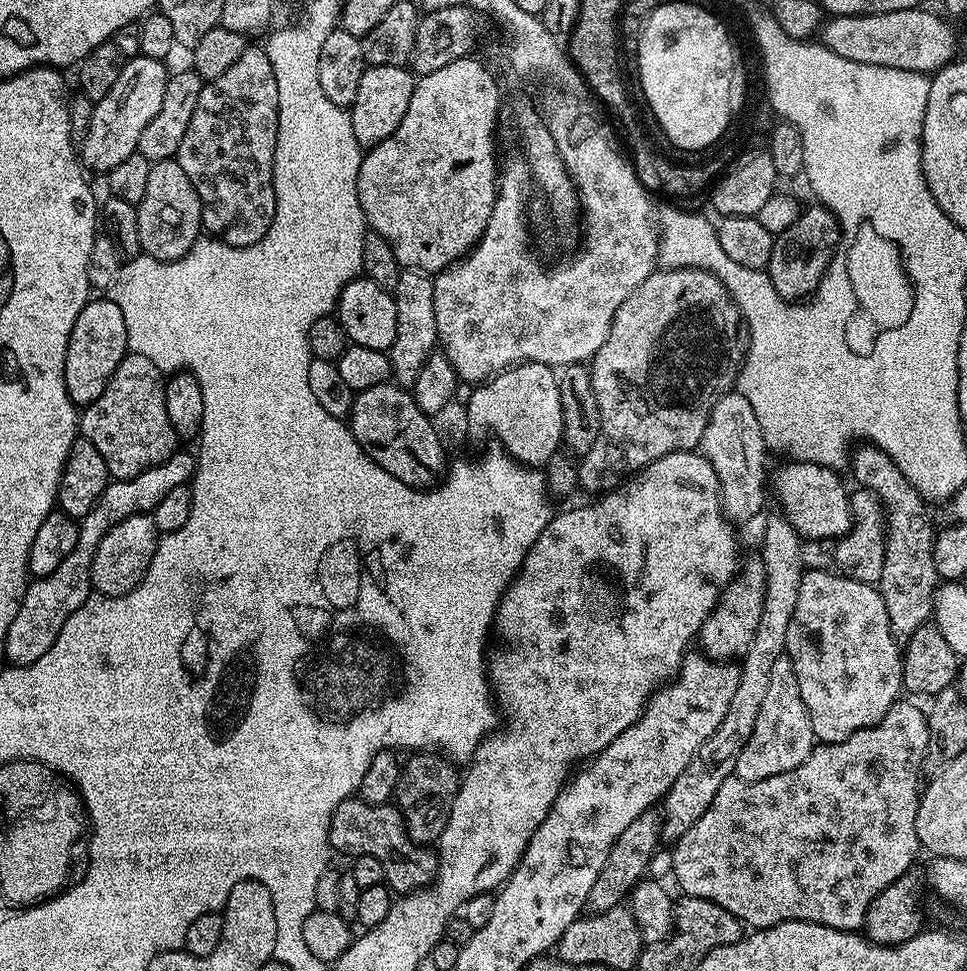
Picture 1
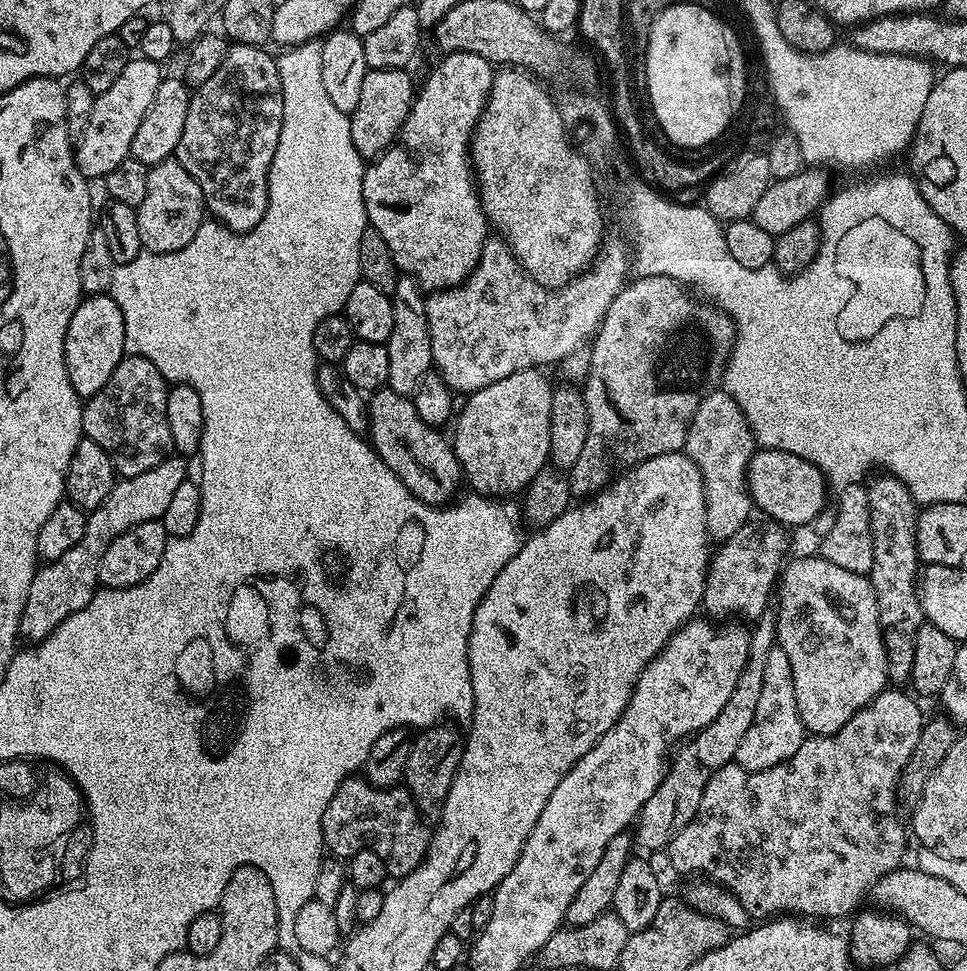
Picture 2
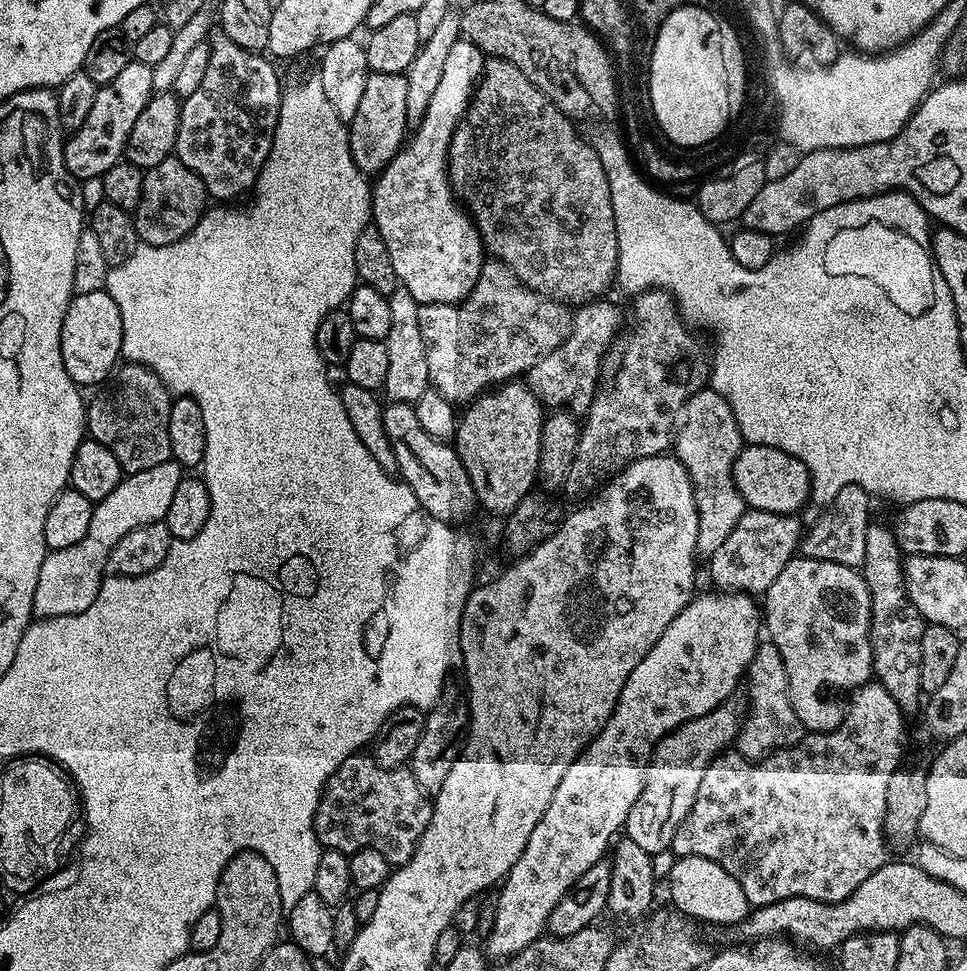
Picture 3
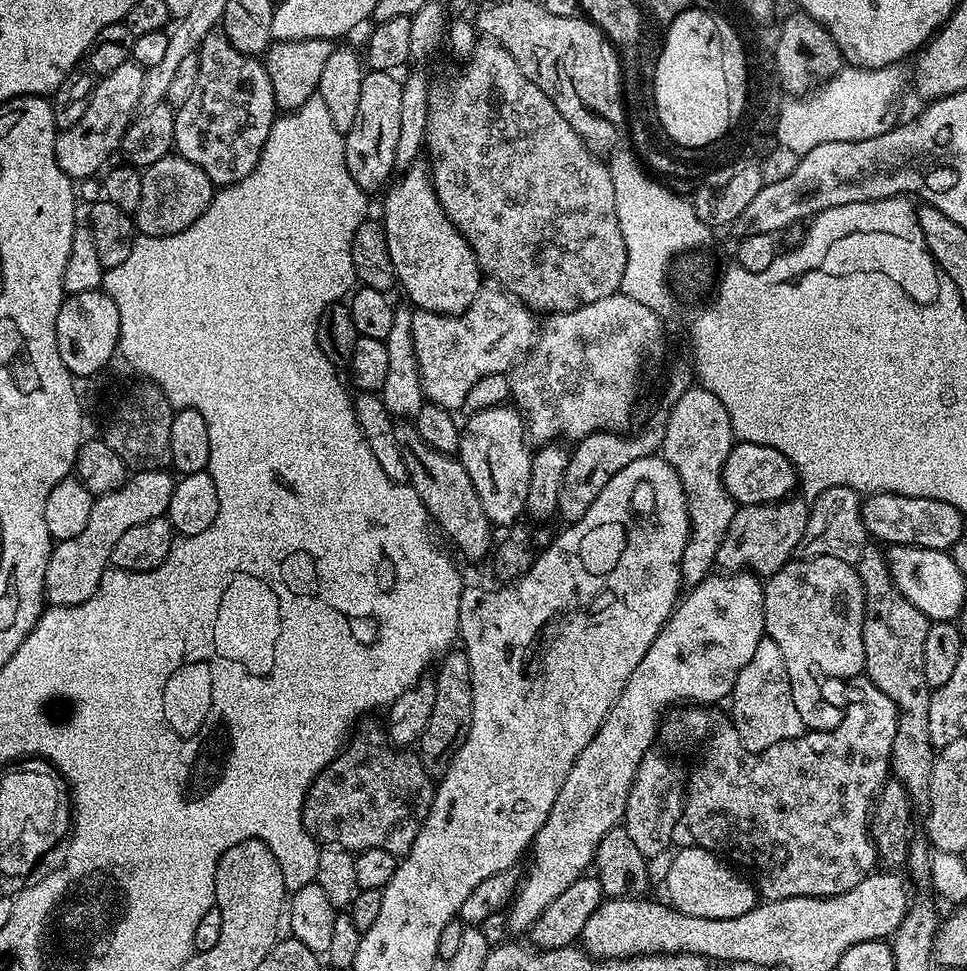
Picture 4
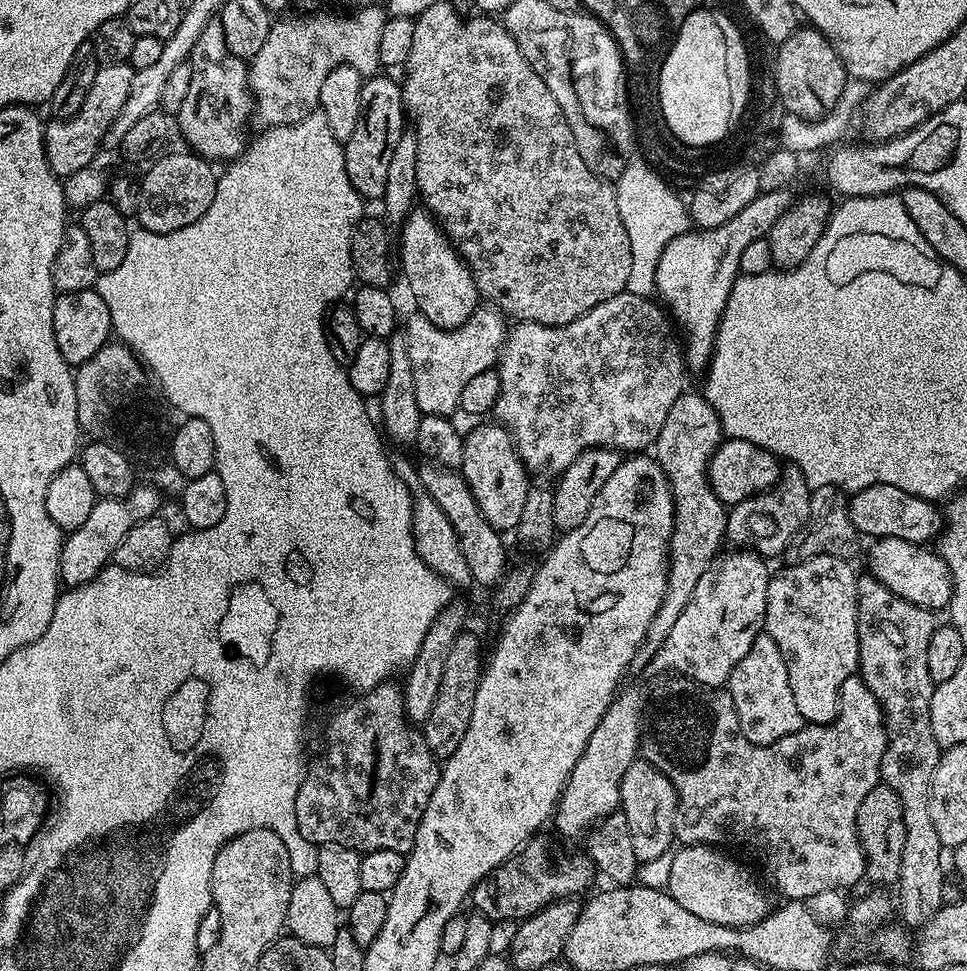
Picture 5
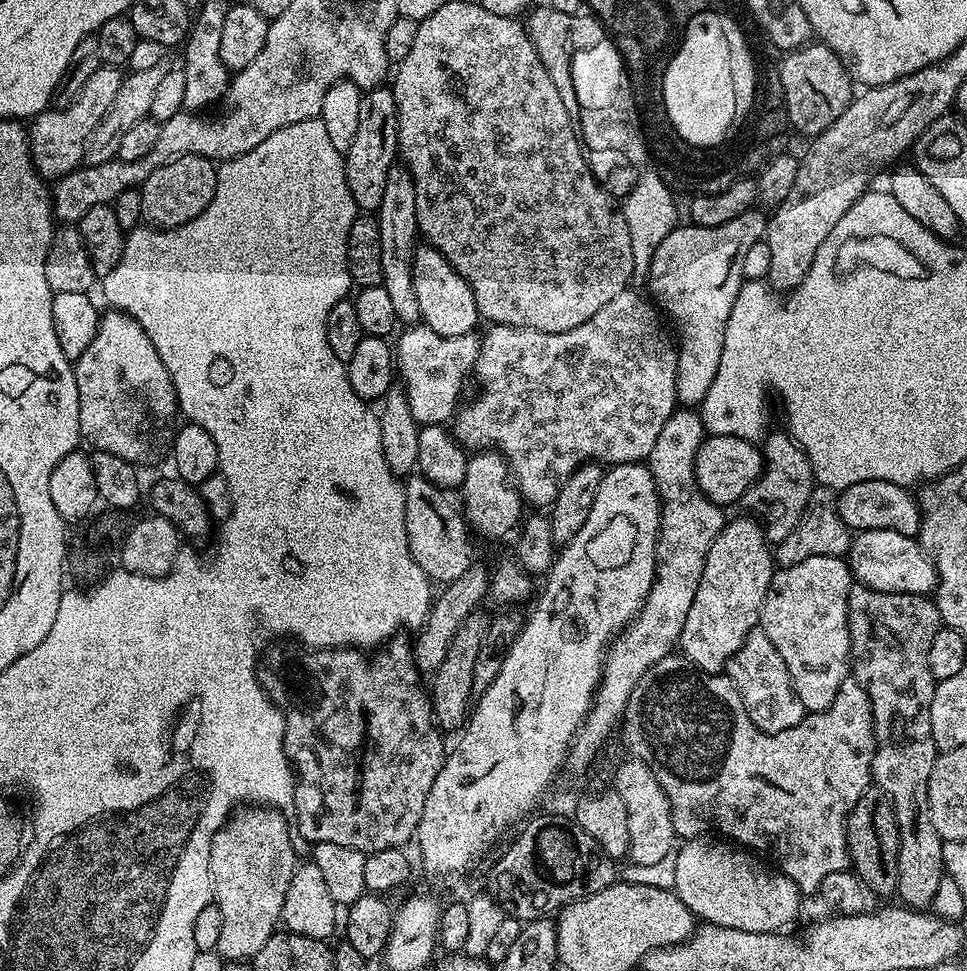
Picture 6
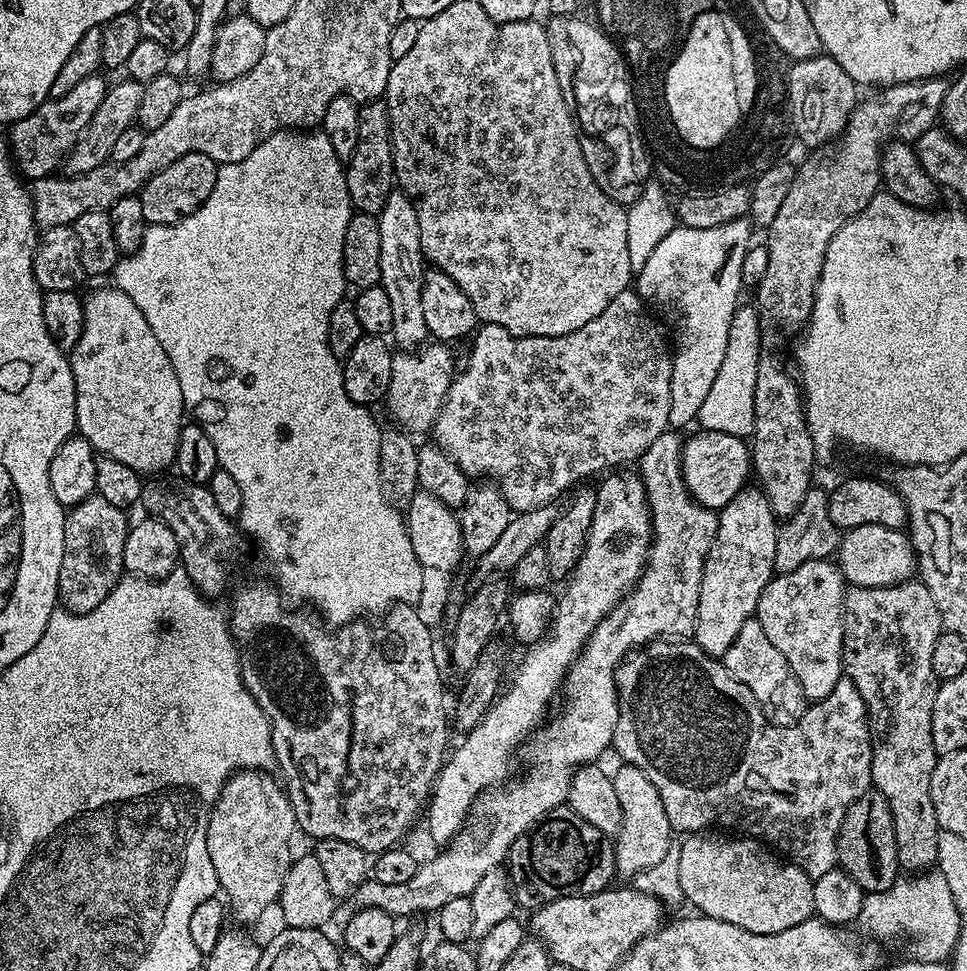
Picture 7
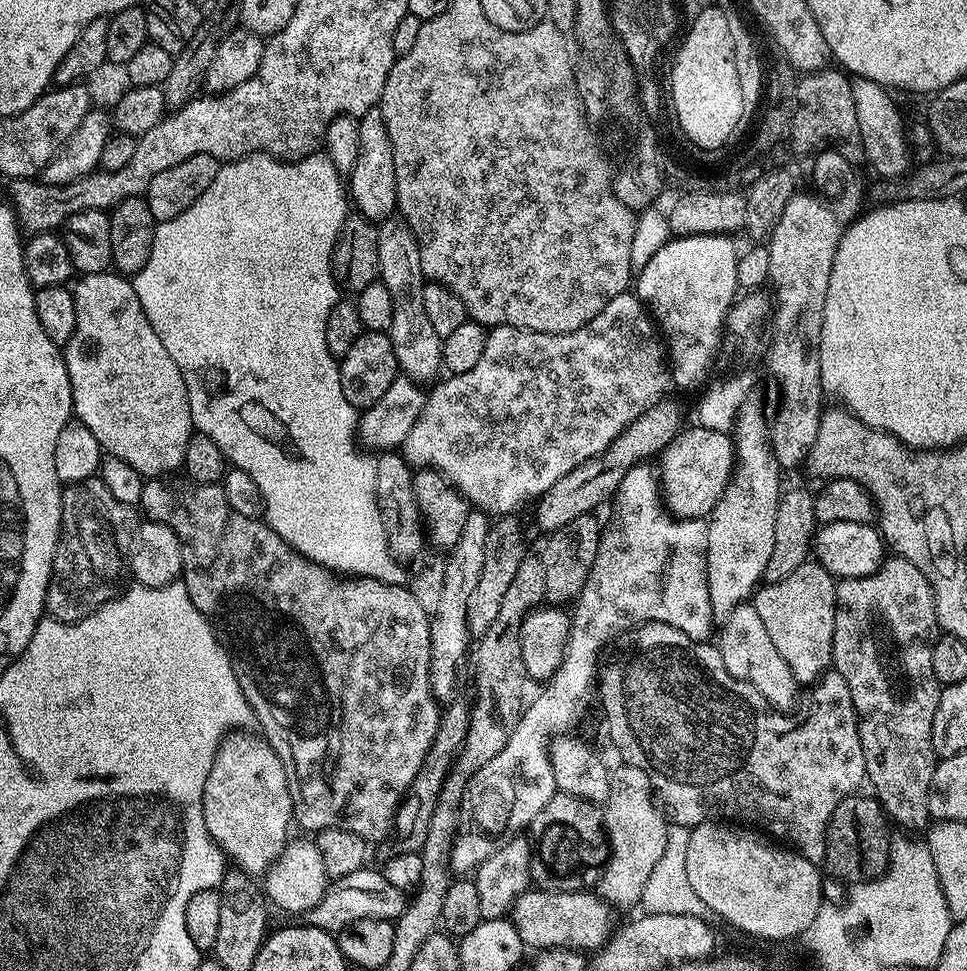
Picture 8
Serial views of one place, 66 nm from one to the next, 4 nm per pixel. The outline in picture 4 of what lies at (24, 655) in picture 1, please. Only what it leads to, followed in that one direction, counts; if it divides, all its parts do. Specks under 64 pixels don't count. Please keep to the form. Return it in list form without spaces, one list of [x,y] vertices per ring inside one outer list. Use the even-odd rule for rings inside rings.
[[[163,468],[145,472],[136,470],[116,492],[95,497],[86,530],[82,530],[82,534],[75,538],[59,541],[53,547],[50,562],[46,566],[45,601],[54,608],[69,608],[78,606],[86,602],[86,598],[93,596],[102,582],[102,574],[110,566],[112,551],[118,538],[122,538],[122,534],[126,534],[130,526],[138,526],[142,522],[150,522],[165,515],[175,485],[176,480],[171,471]]]

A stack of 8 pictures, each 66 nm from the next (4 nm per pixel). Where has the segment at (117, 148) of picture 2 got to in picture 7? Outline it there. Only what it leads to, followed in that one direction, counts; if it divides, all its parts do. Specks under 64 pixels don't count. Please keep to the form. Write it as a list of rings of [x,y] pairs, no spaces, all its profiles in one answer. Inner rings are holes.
[[[97,74],[86,78],[78,82],[74,90],[45,100],[29,116],[16,121],[7,129],[8,146],[21,177],[29,181],[40,180],[53,175],[63,165],[68,151],[78,142],[82,130],[86,130],[90,118],[94,118],[94,110],[102,106],[102,98],[110,87],[109,81],[104,81],[102,77]]]

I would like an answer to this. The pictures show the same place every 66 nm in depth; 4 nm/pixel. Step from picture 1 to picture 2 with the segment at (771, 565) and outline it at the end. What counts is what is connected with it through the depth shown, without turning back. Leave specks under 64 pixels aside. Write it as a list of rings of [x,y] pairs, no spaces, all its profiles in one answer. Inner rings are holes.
[[[765,614],[755,621],[751,629],[748,638],[749,658],[742,674],[738,674],[738,683],[734,685],[734,694],[730,694],[730,702],[722,706],[722,714],[718,714],[718,718],[714,718],[710,726],[679,745],[678,751],[671,757],[658,790],[650,794],[650,802],[642,806],[639,816],[636,817],[634,840],[639,847],[641,844],[644,850],[667,849],[668,843],[694,818],[702,802],[702,790],[706,782],[710,782],[710,778],[719,768],[735,761],[738,746],[742,743],[746,730],[750,730],[754,714],[758,710],[758,694],[762,694],[762,666],[766,662],[766,654],[770,654],[770,650],[775,647],[776,618],[775,615]]]

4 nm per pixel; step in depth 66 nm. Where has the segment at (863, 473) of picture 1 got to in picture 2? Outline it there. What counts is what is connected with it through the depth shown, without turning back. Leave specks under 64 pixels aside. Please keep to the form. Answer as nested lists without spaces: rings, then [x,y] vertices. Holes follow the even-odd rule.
[[[873,475],[866,487],[870,502],[870,530],[874,542],[874,566],[870,579],[874,598],[878,602],[878,618],[888,659],[888,678],[892,682],[908,682],[912,679],[914,638],[926,622],[918,591],[918,577],[922,571],[922,561],[916,549],[918,505],[908,487],[893,476]]]

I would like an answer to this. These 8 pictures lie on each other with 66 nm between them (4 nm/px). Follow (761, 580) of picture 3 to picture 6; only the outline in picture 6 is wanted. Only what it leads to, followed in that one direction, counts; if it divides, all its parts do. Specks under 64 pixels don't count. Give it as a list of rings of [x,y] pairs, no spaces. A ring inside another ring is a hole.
[[[769,431],[762,440],[764,470],[755,484],[746,490],[746,494],[738,502],[745,513],[751,514],[760,521],[764,537],[769,542],[779,542],[787,538],[804,517],[806,506],[810,502],[810,494],[814,487],[812,467],[806,454],[797,446],[787,431]]]

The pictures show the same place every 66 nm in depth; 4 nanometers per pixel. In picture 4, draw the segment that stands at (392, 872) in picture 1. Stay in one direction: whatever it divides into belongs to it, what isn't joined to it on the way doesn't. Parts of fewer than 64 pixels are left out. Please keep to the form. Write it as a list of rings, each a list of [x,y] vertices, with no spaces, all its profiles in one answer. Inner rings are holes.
[[[376,724],[370,725],[369,728],[364,727],[360,726],[355,729],[354,735],[340,749],[339,754],[329,762],[327,768],[323,768],[314,778],[314,782],[308,791],[308,796],[304,799],[304,829],[321,845],[337,844],[338,846],[351,850],[353,853],[364,852],[367,848],[381,848],[398,858],[403,858],[407,856],[408,851],[414,846],[414,838],[418,838],[418,830],[423,826],[424,820],[428,816],[428,811],[432,808],[434,780],[422,766],[420,757],[415,751],[397,750],[393,745],[388,743],[381,725],[380,728]]]

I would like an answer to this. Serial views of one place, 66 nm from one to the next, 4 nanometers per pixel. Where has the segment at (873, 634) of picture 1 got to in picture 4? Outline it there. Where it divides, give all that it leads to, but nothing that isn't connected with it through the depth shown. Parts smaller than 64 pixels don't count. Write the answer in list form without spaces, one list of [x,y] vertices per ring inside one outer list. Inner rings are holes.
[[[793,558],[788,561],[784,567],[777,570],[774,575],[767,577],[764,584],[764,631],[768,637],[774,642],[778,642],[778,650],[782,650],[782,662],[786,662],[786,674],[790,678],[790,690],[794,694],[794,707],[798,710],[798,714],[802,718],[805,729],[813,732],[829,732],[834,730],[834,726],[838,726],[838,722],[842,722],[844,713],[841,705],[838,703],[831,704],[830,701],[824,700],[824,696],[820,693],[820,679],[823,676],[829,676],[832,680],[851,681],[852,677],[861,675],[864,672],[864,639],[862,638],[862,630],[864,629],[864,587],[858,578],[855,567],[846,562],[842,562],[838,558],[810,558],[809,560],[801,560]]]

